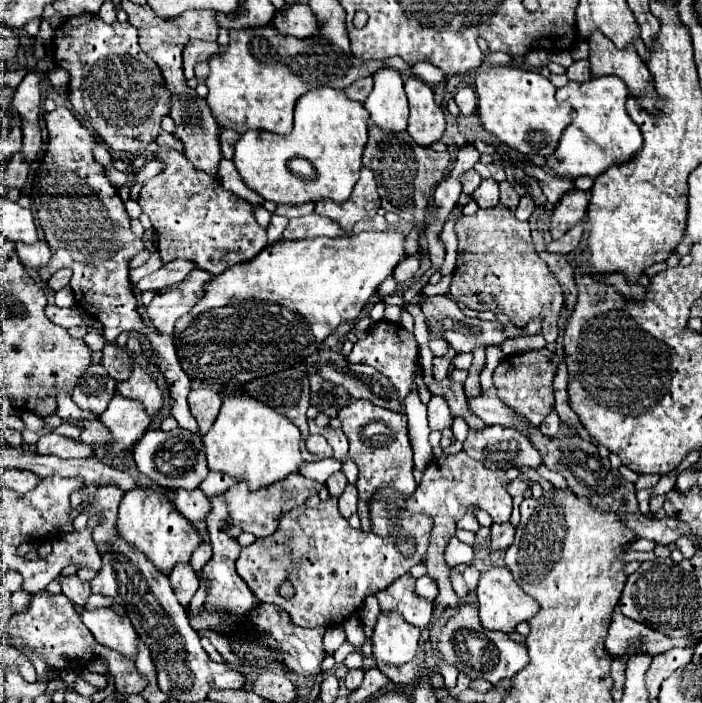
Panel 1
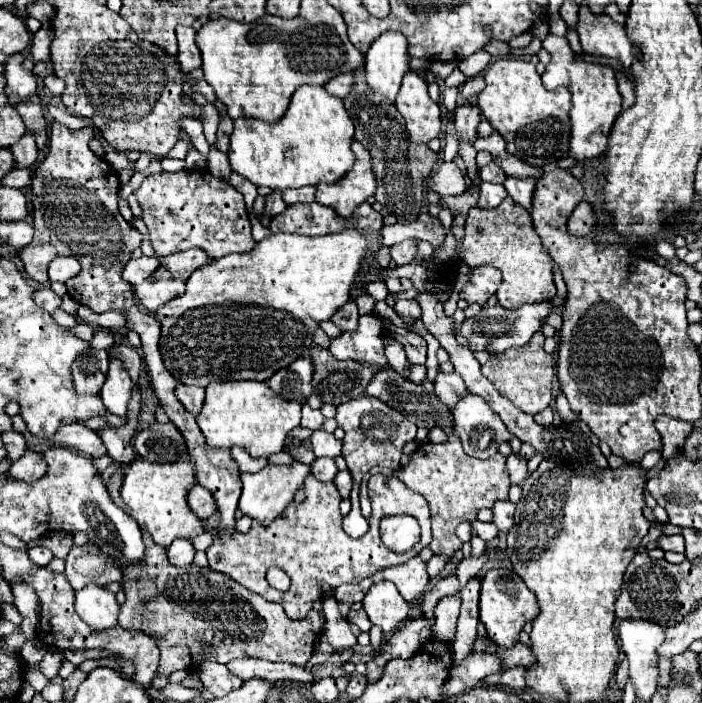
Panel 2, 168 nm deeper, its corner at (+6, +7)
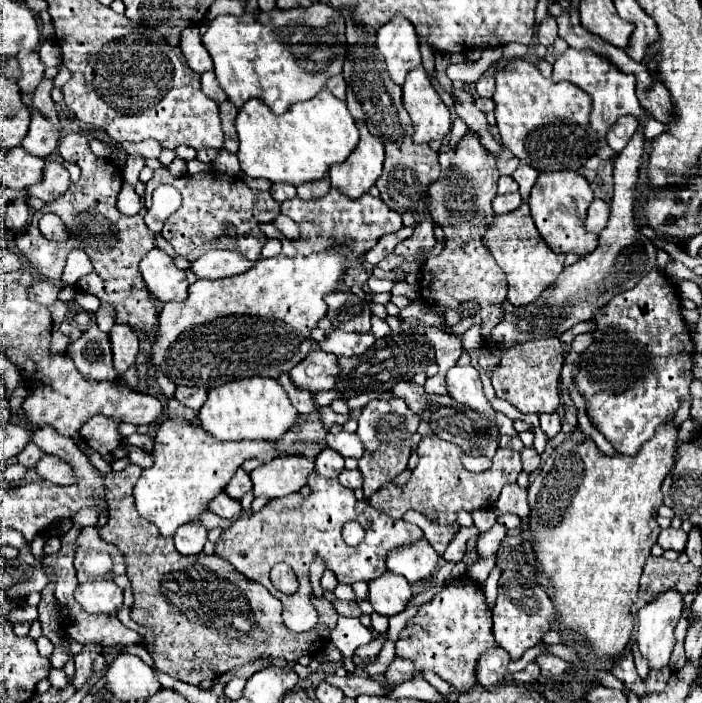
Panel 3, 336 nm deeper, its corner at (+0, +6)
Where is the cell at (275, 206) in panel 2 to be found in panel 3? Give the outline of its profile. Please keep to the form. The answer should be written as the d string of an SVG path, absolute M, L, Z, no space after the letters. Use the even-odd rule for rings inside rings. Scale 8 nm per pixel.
M274 184L272 186L272 190L270 190L270 194L274 196L274 200L276 202L284 202L284 200L290 200L290 198L294 198L296 196L296 188L294 186L290 186L290 184Z

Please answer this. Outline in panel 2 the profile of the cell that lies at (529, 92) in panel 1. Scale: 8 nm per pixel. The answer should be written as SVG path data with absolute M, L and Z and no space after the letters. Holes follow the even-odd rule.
M498 59L494 61L486 73L486 89L478 95L478 105L482 107L482 115L492 123L494 131L498 131L506 139L506 151L514 157L526 161L532 167L544 167L548 163L556 163L558 159L568 155L568 137L570 137L570 107L572 97L568 89L560 87L556 91L544 89L540 75L534 65L522 59Z

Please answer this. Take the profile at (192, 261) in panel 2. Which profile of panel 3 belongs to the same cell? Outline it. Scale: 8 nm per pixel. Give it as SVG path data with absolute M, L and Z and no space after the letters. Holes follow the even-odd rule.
M208 250L206 254L202 254L198 260L192 262L190 270L198 276L198 278L226 278L226 276L234 276L234 274L242 274L246 272L254 262L240 258L240 254L228 252L228 250Z

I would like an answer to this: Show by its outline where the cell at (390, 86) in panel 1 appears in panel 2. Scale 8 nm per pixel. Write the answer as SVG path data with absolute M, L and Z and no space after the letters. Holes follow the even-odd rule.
M382 33L366 53L366 81L370 89L380 91L386 99L394 101L402 77L408 71L408 41L402 33Z

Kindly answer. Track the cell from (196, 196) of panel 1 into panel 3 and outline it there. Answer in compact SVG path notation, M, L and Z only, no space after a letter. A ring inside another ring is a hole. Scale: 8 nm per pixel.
M166 168L154 170L154 176L146 184L146 204L150 204L152 190L160 184L172 184L182 194L182 206L166 218L162 236L172 244L178 256L194 260L206 250L234 250L248 260L258 260L266 236L260 232L260 222L272 222L280 214L280 204L274 202L270 192L248 188L238 176L206 172L202 176L174 178Z

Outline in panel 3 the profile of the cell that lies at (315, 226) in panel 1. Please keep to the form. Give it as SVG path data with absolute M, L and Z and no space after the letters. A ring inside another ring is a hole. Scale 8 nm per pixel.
M330 190L318 202L316 200L304 202L300 198L286 200L282 202L282 214L292 218L302 228L300 238L290 240L300 254L312 254L314 250L324 250L326 246L330 246L330 242L338 242L348 244L354 250L354 254L360 256L366 254L378 242L380 236L402 228L402 218L396 212L388 210L388 206L380 198L364 194L358 200L350 200L340 190Z

